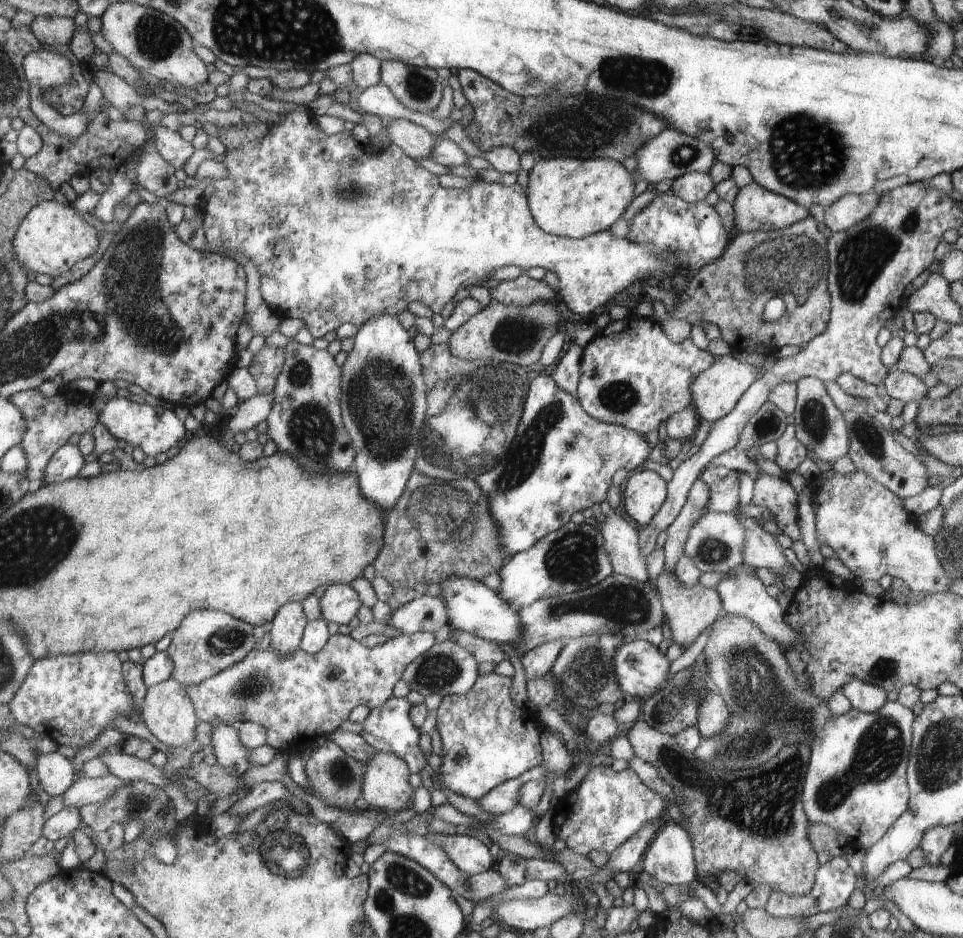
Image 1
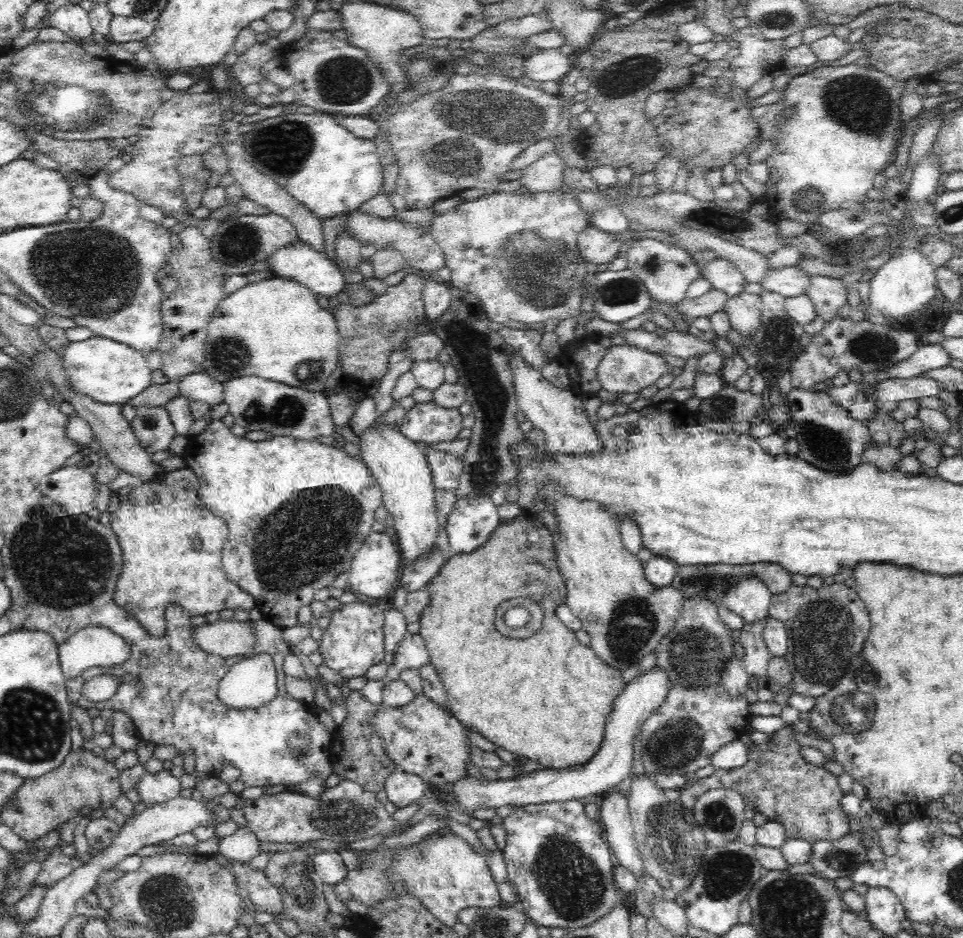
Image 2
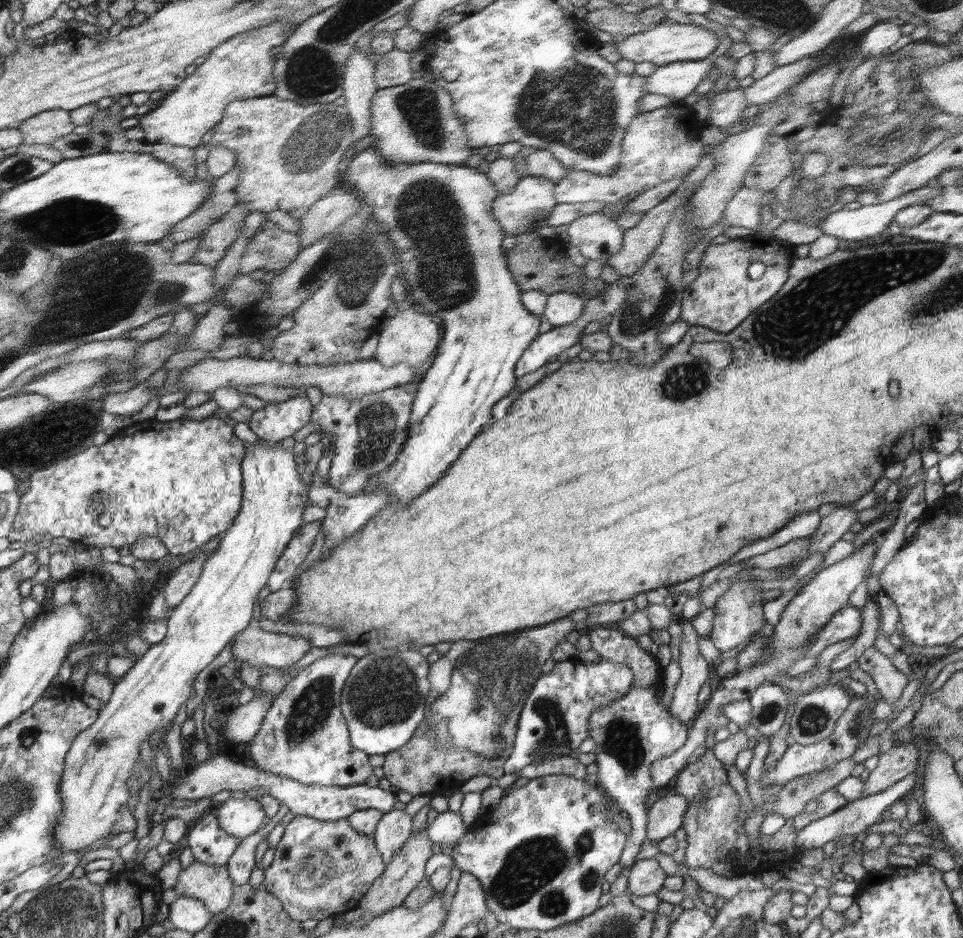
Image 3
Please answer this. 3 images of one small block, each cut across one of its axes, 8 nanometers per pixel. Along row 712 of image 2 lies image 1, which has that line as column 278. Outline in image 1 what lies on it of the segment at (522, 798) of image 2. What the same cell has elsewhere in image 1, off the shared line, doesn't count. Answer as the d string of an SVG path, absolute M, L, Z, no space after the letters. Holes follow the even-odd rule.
M290 602L282 606L270 621L272 628L269 633L269 647L282 656L294 654L299 650L307 622L300 602Z

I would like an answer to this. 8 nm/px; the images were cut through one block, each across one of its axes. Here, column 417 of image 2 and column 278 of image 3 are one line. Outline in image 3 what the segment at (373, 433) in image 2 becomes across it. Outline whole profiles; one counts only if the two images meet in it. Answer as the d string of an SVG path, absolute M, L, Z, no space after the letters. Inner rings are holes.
M260 439L260 443L246 442L245 458L241 462L244 474L244 502L234 520L233 526L221 536L218 547L204 563L202 574L182 602L172 609L168 616L166 637L134 663L115 684L113 694L98 712L97 720L82 732L73 744L65 760L65 772L61 781L62 810L61 824L55 831L56 847L62 851L82 851L92 848L92 844L111 834L136 831L138 824L132 812L128 812L130 788L128 781L136 768L138 744L148 741L154 730L162 730L166 722L174 722L182 702L188 701L194 678L202 672L216 656L226 648L226 644L238 632L245 630L252 620L252 604L256 602L260 590L269 582L268 576L277 568L278 559L285 552L290 540L298 528L304 524L304 510L308 504L308 486L302 481L302 475L296 466L297 456L294 451L283 448L280 443Z

